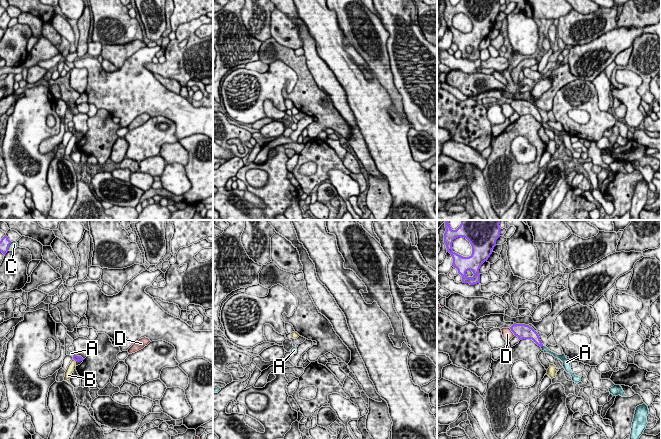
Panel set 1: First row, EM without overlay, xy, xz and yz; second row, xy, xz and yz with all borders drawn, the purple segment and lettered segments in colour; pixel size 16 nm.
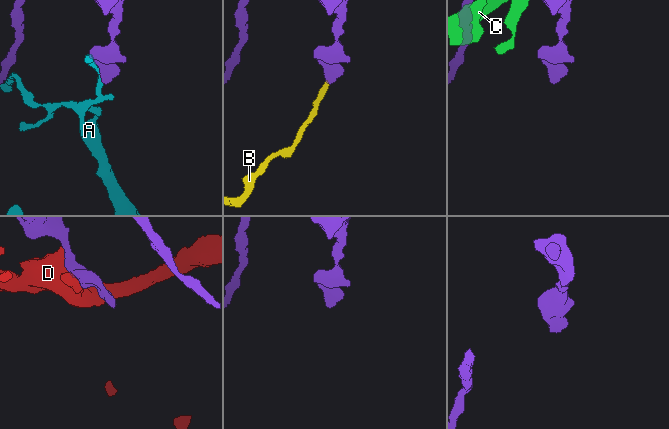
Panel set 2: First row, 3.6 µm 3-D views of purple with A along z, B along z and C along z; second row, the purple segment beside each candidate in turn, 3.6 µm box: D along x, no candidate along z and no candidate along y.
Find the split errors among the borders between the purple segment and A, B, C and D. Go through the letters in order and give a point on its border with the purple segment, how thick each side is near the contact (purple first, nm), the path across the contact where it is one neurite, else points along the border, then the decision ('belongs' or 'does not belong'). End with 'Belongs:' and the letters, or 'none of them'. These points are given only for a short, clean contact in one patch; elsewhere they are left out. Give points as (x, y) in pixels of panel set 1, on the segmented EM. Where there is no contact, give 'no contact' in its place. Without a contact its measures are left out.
A: contact xy (73, 355); calibres 100 and 90 nm; does not belong
B: contact xy (75, 360); calibres 100 and 120 nm; border xy (73, 358), (76, 361); does not belong
C: contact xy (8, 246); calibres 160 and 120 nm; does not belong
D: contact yz (512, 331); calibres 240 and 160 nm; does not belong
Belongs: none of them

